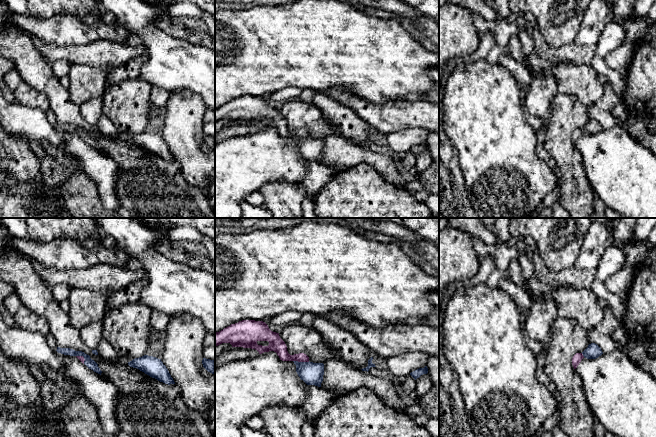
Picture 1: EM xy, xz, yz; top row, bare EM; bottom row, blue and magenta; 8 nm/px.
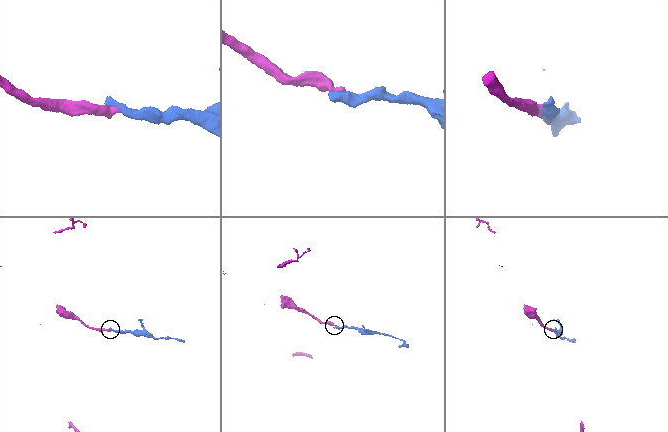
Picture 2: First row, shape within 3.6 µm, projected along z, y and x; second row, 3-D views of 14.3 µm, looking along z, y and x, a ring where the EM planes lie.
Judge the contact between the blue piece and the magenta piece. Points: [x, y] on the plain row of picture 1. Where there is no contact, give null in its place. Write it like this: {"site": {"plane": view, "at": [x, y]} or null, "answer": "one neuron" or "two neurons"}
{"site": {"plane": "xz", "at": [301, 138]}, "answer": "one neuron"}

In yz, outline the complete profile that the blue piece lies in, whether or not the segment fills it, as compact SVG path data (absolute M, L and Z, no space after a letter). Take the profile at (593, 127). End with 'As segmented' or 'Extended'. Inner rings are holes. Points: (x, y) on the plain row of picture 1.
M591 119L582 129L576 129L572 134L572 141L574 145L577 144L581 136L585 133L587 135L596 135L603 130L601 124L595 120Z. Extended

